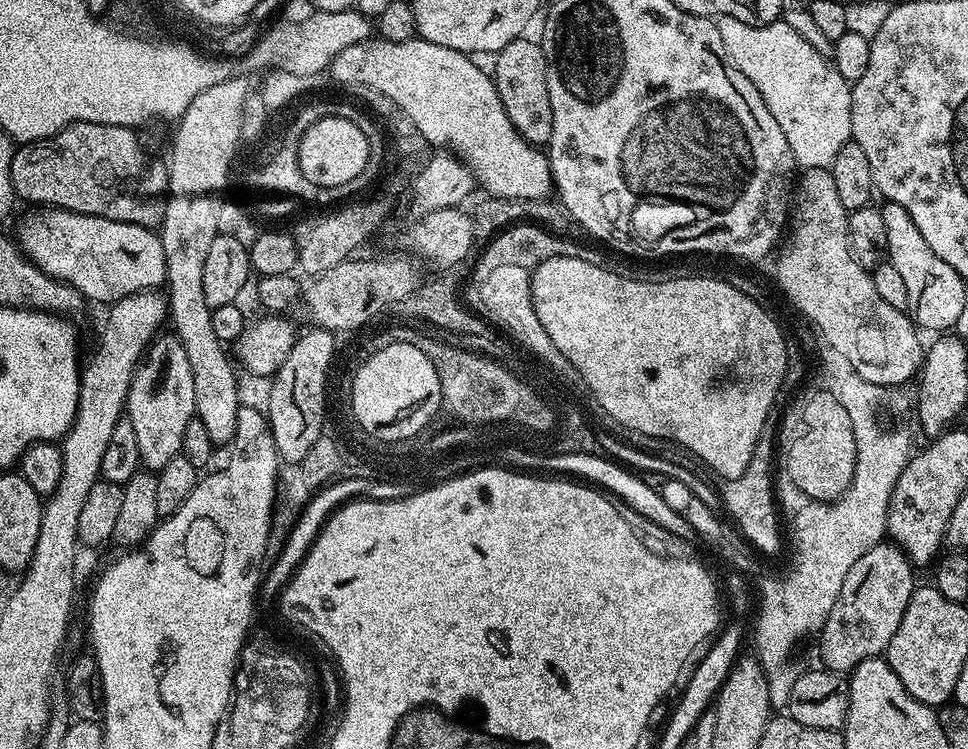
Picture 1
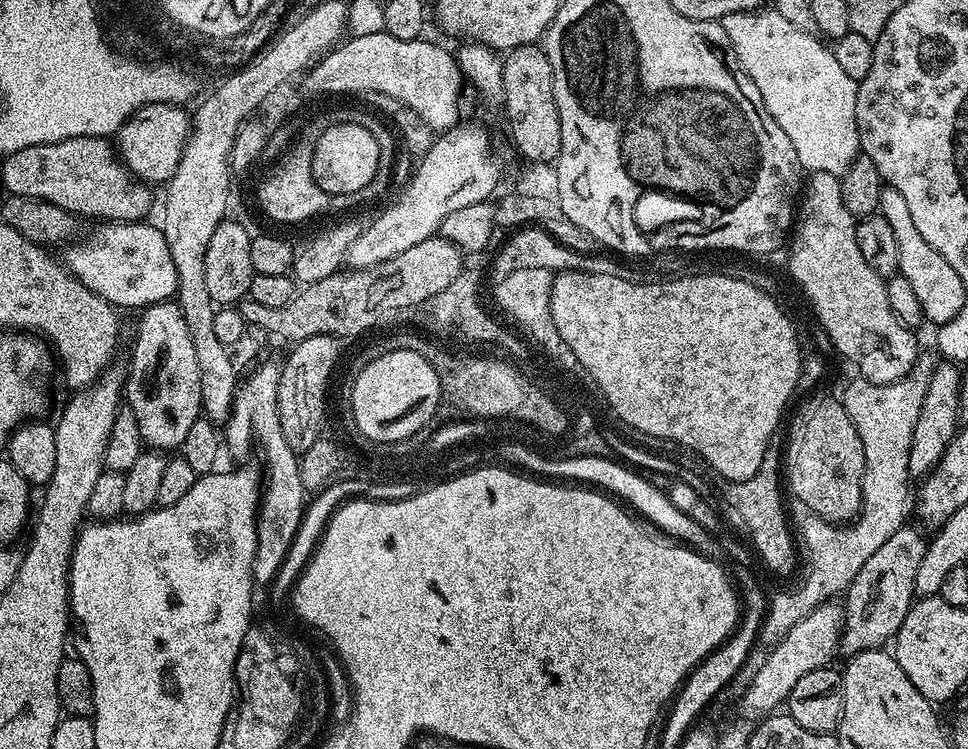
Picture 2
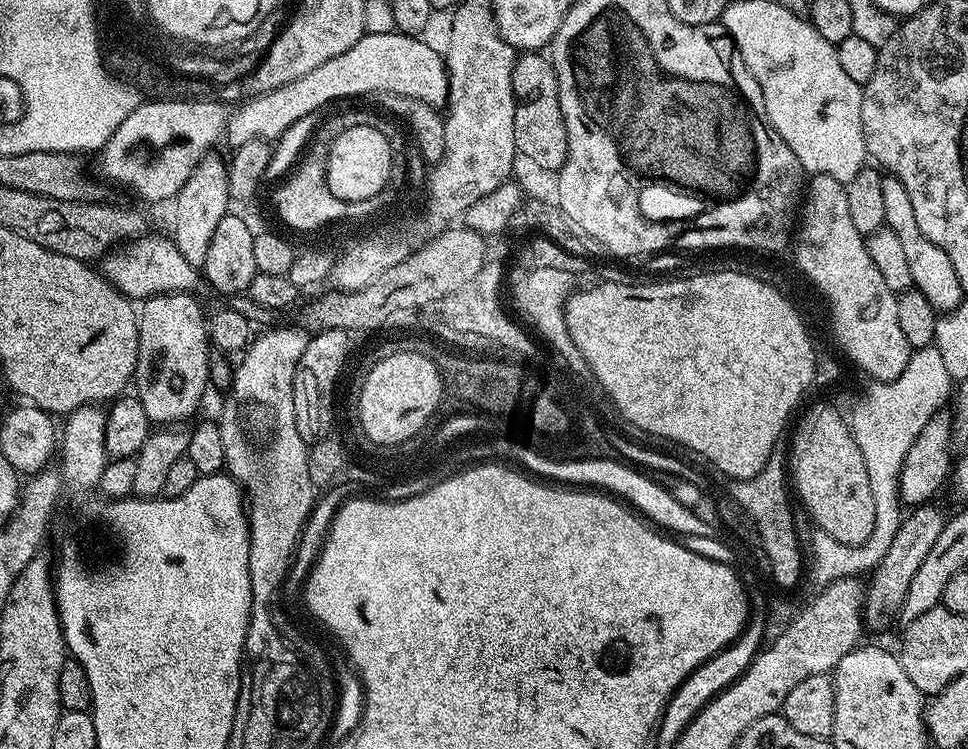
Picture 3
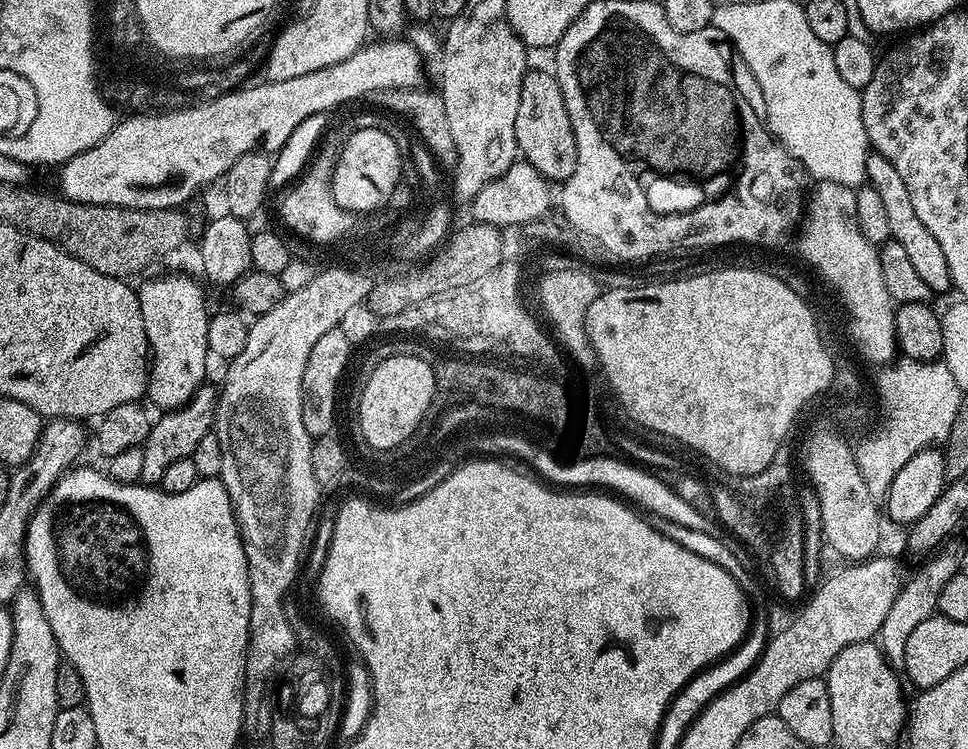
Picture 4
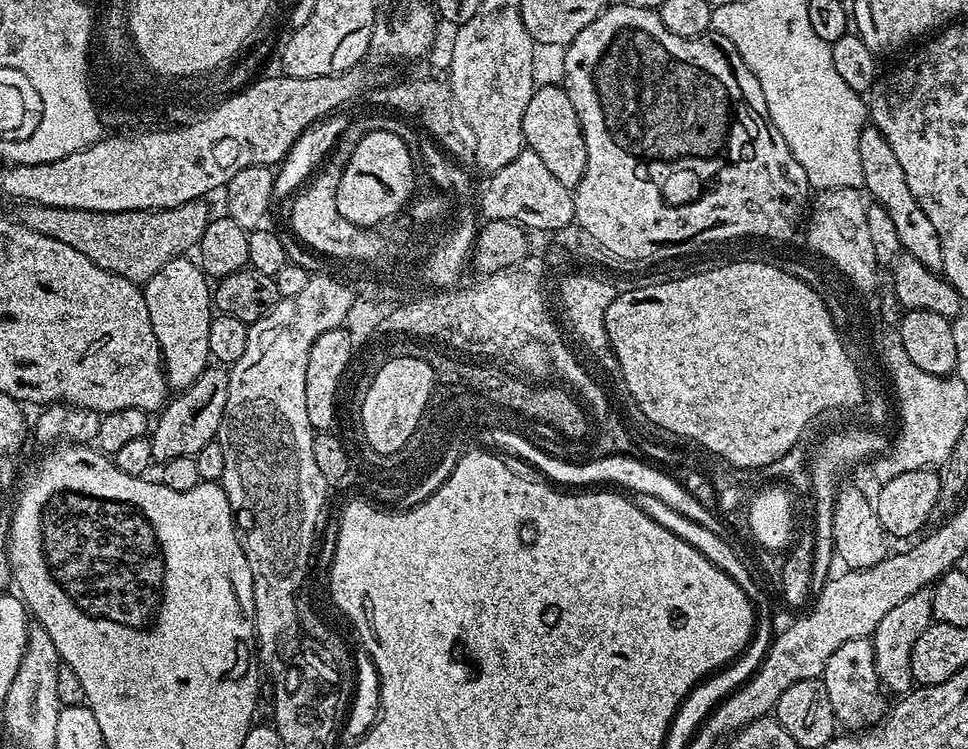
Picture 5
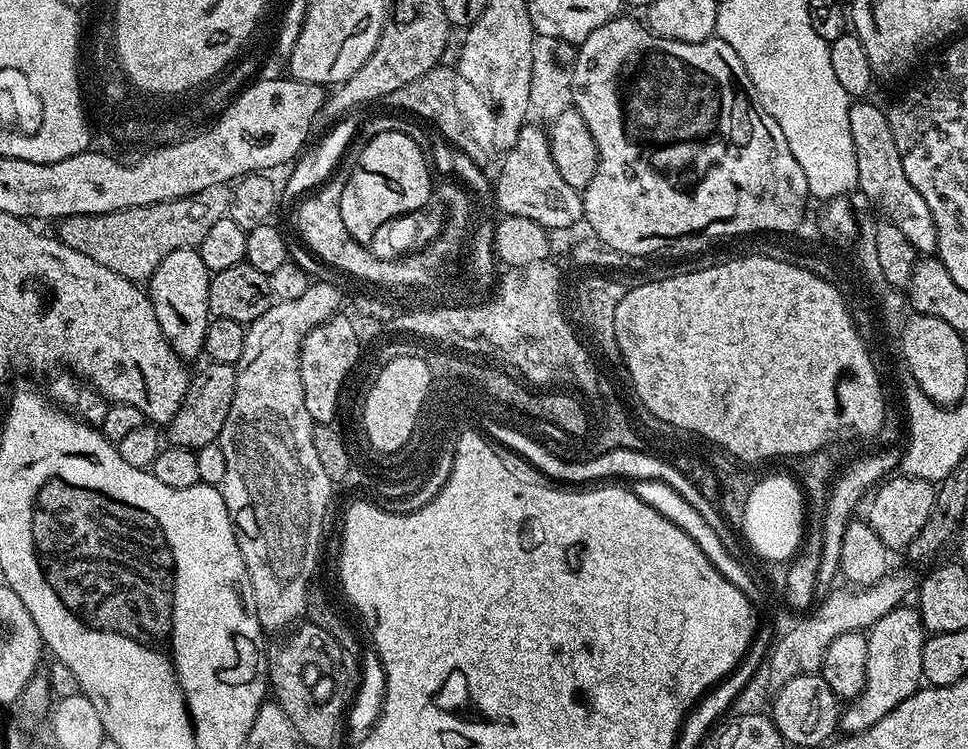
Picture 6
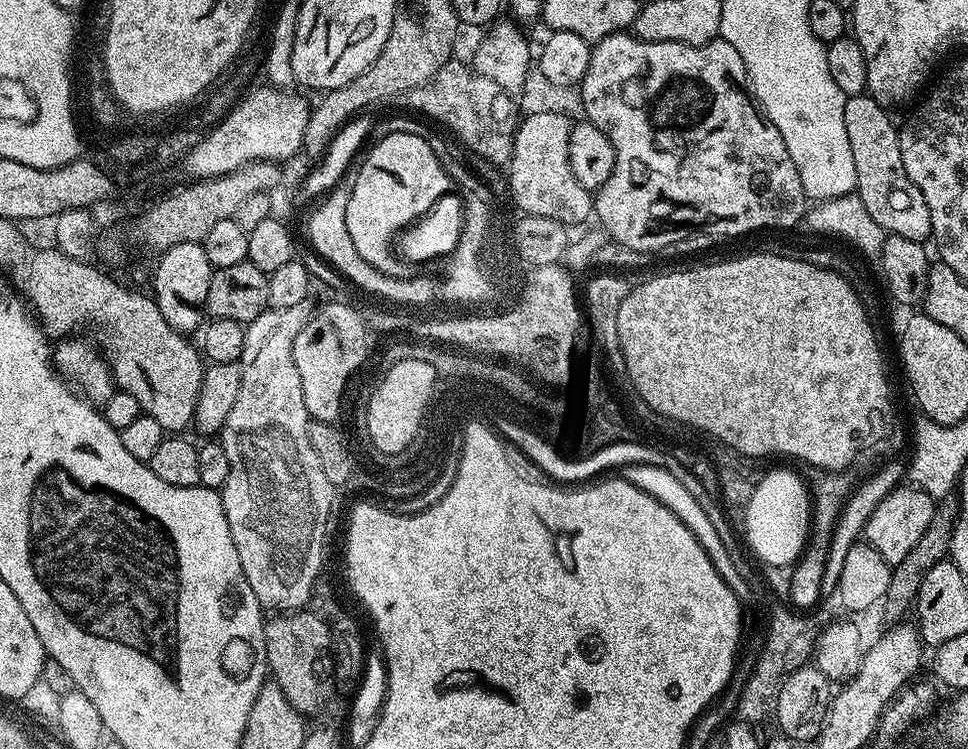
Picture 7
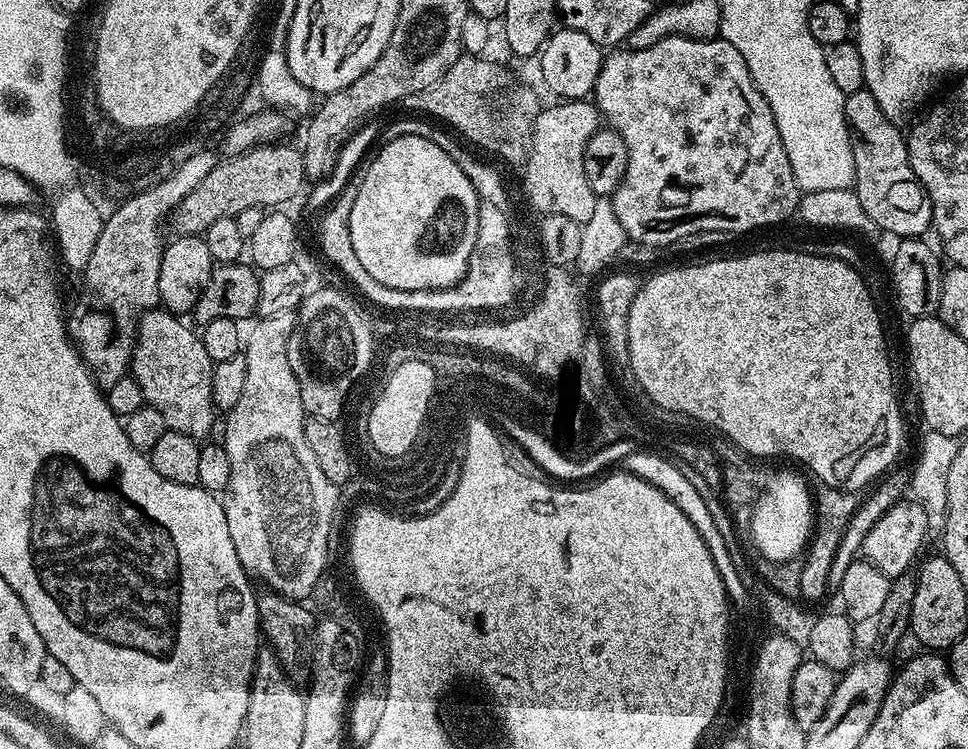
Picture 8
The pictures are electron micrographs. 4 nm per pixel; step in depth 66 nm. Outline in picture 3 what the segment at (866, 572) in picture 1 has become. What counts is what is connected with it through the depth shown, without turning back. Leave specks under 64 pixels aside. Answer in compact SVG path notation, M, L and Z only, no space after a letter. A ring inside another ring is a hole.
M929 502L911 509L912 512L903 517L900 521L900 529L894 534L890 542L890 550L878 562L878 566L870 573L872 585L869 583L866 588L866 603L864 606L864 622L869 629L884 628L893 619L900 615L900 608L906 598L906 590L910 590L910 581L914 579L914 573L918 566L930 554L934 542L938 542L938 534L942 534L946 512L936 505L936 502Z

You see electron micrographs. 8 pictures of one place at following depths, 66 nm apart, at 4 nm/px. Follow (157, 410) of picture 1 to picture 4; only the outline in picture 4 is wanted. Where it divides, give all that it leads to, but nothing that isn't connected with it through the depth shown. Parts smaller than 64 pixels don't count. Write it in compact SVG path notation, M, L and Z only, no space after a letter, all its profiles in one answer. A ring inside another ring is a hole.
M156 276L138 288L150 353L146 400L149 405L157 404L160 410L182 407L205 383L210 361L206 342L210 307L204 301L201 281L197 280L188 276Z

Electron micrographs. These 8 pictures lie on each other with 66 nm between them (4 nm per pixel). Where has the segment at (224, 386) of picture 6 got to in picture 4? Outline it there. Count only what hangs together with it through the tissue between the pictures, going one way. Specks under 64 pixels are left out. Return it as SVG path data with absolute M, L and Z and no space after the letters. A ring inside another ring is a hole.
M202 386L189 398L182 407L165 411L157 415L152 421L150 434L142 445L142 474L140 480L149 486L159 485L162 474L173 462L194 454L194 446L204 438L208 432L213 431L216 423L216 402L218 392L215 387Z

